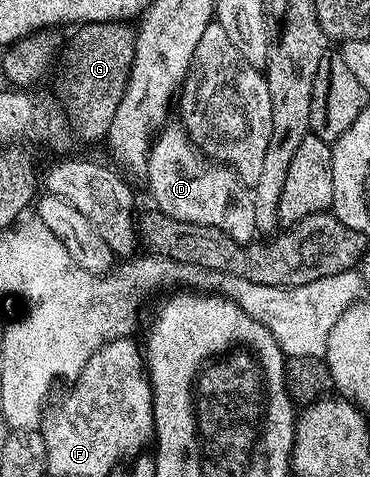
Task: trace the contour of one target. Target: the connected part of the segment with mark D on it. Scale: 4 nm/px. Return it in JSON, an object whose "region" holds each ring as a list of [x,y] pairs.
{"region":[[[166,123],[156,133],[143,174],[149,178],[149,192],[157,203],[156,211],[179,218],[179,222],[215,226],[240,244],[252,244],[258,239],[250,189],[233,169],[210,160],[194,146],[180,123]]]}

